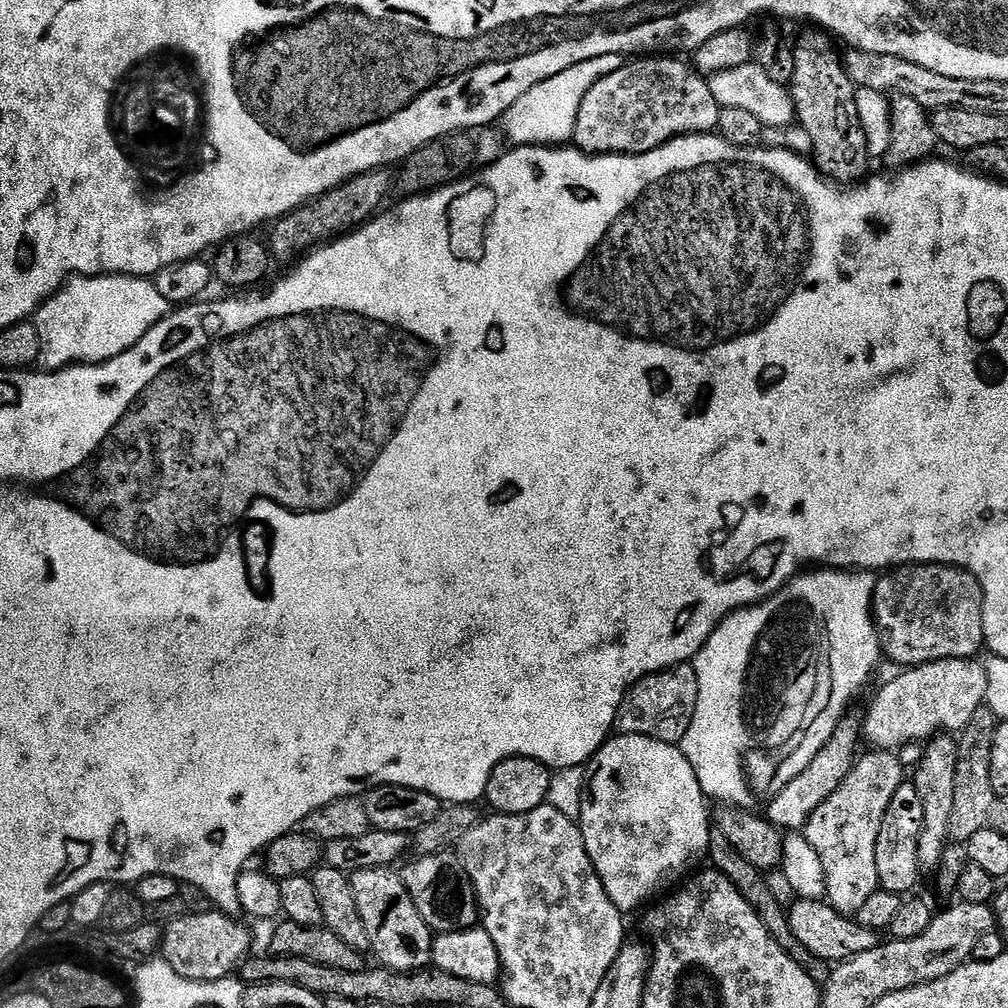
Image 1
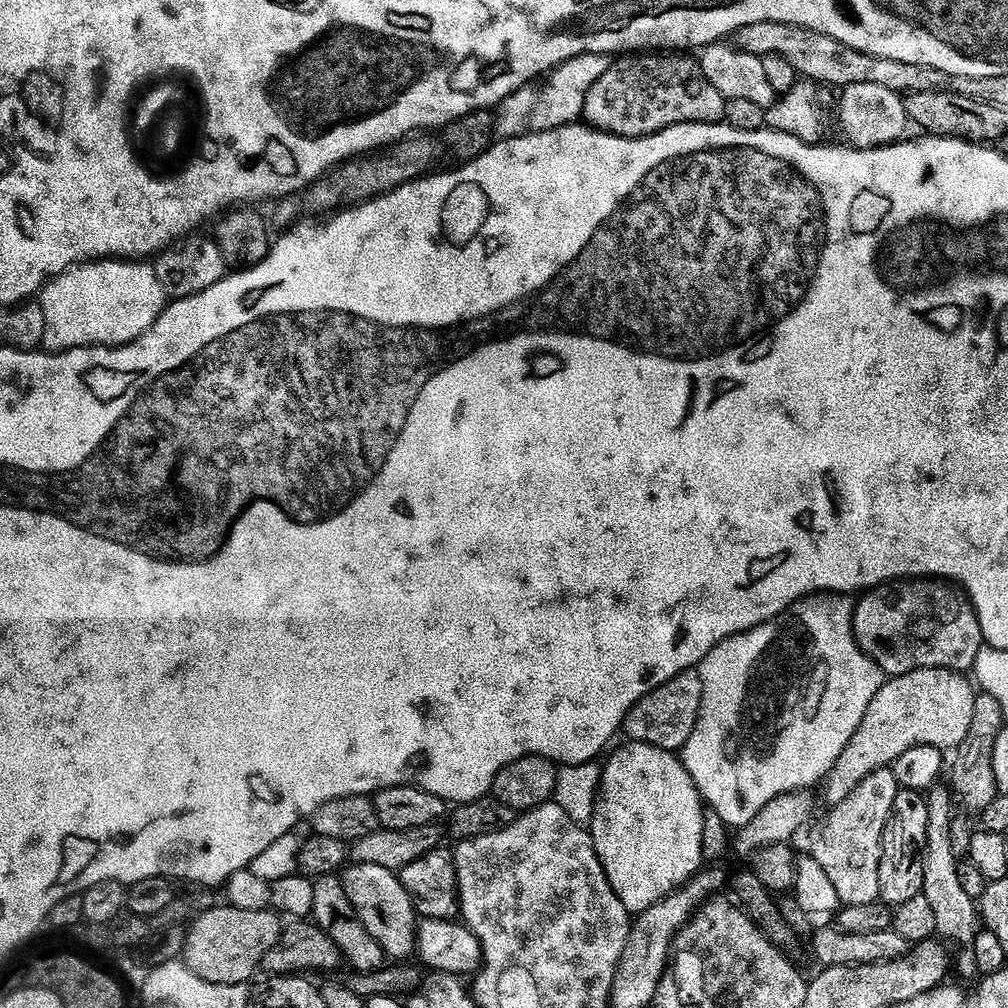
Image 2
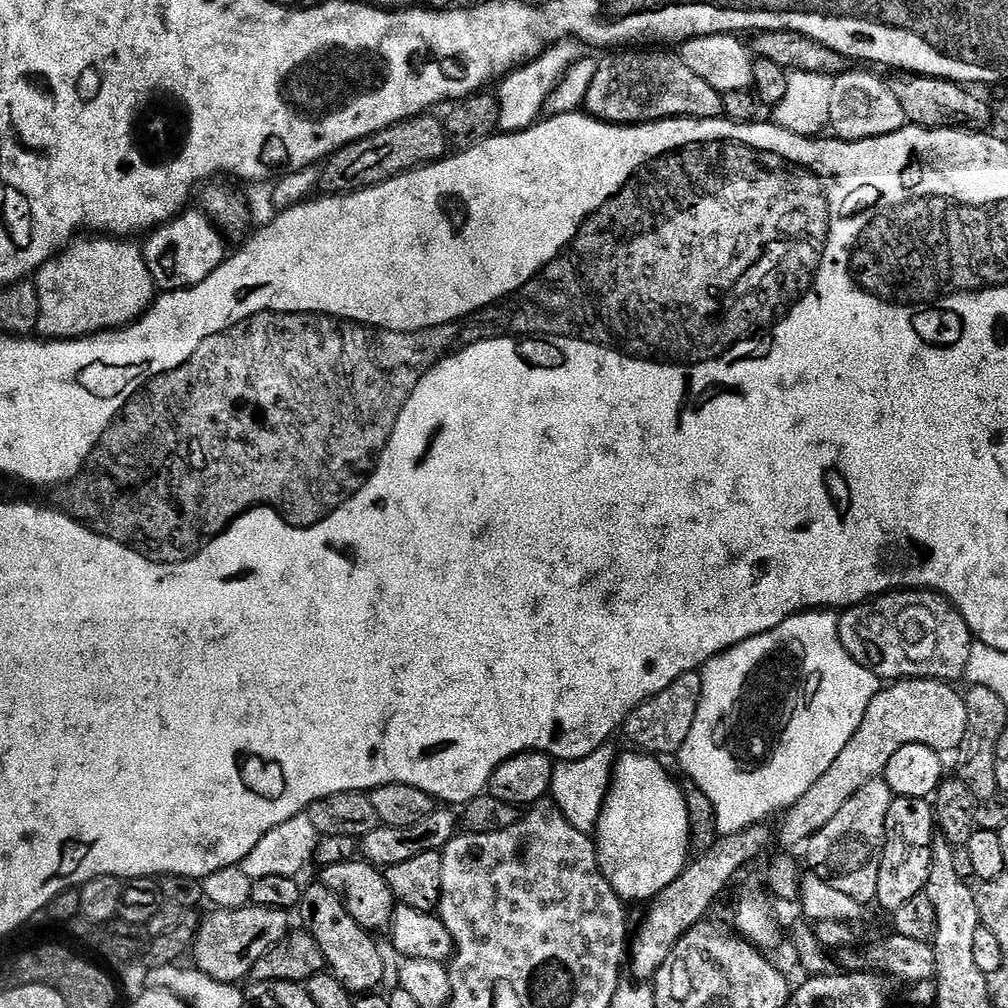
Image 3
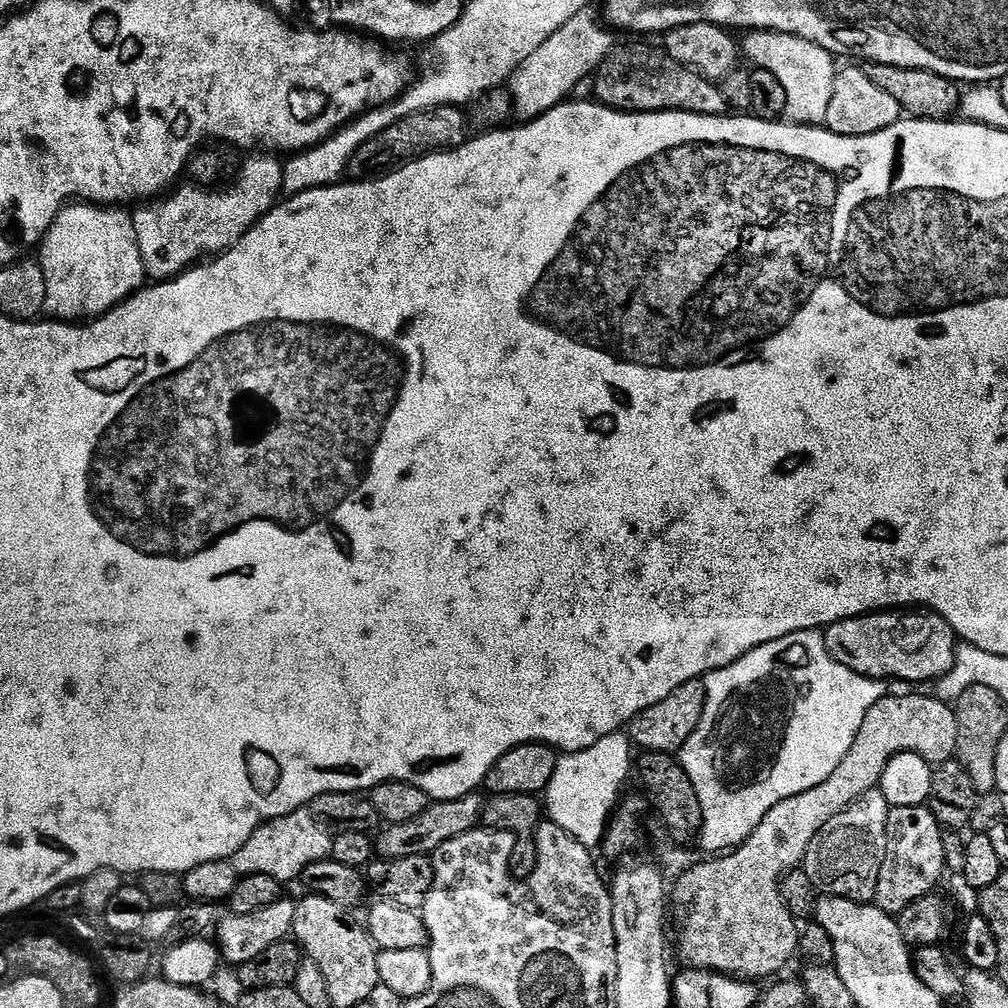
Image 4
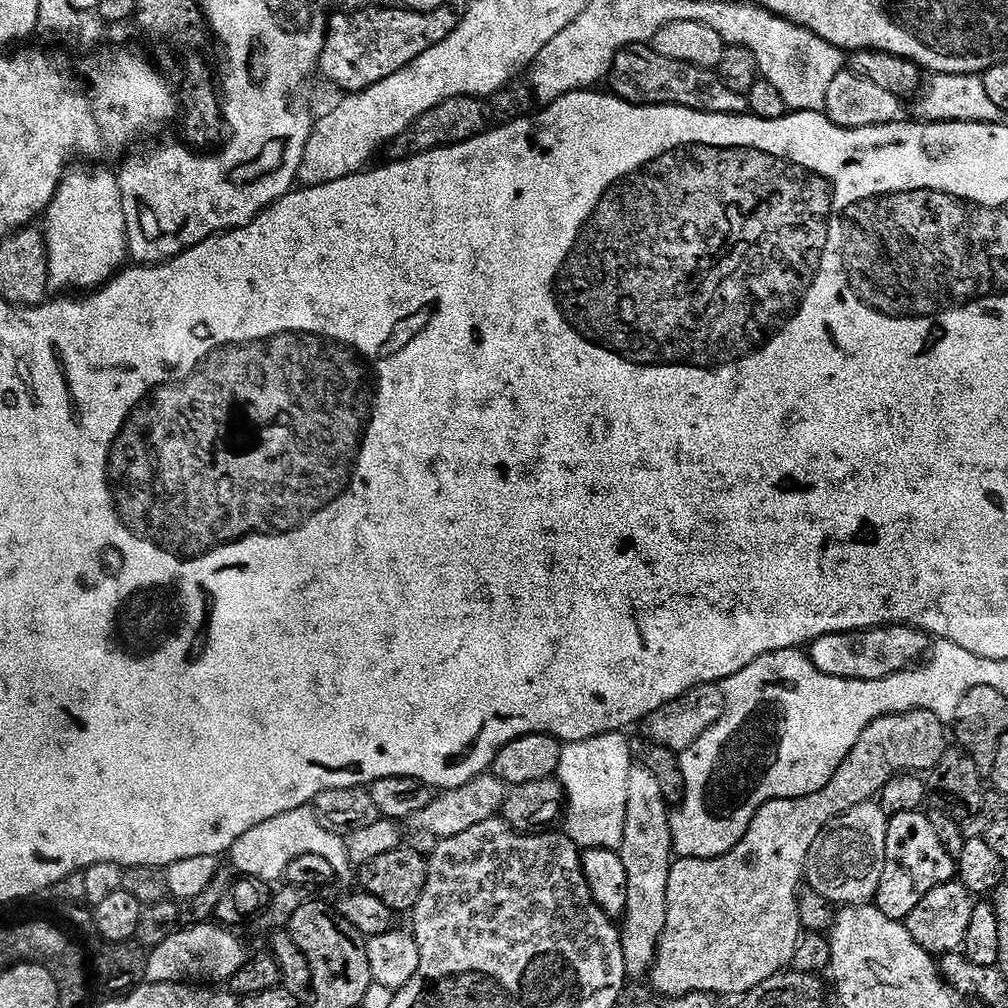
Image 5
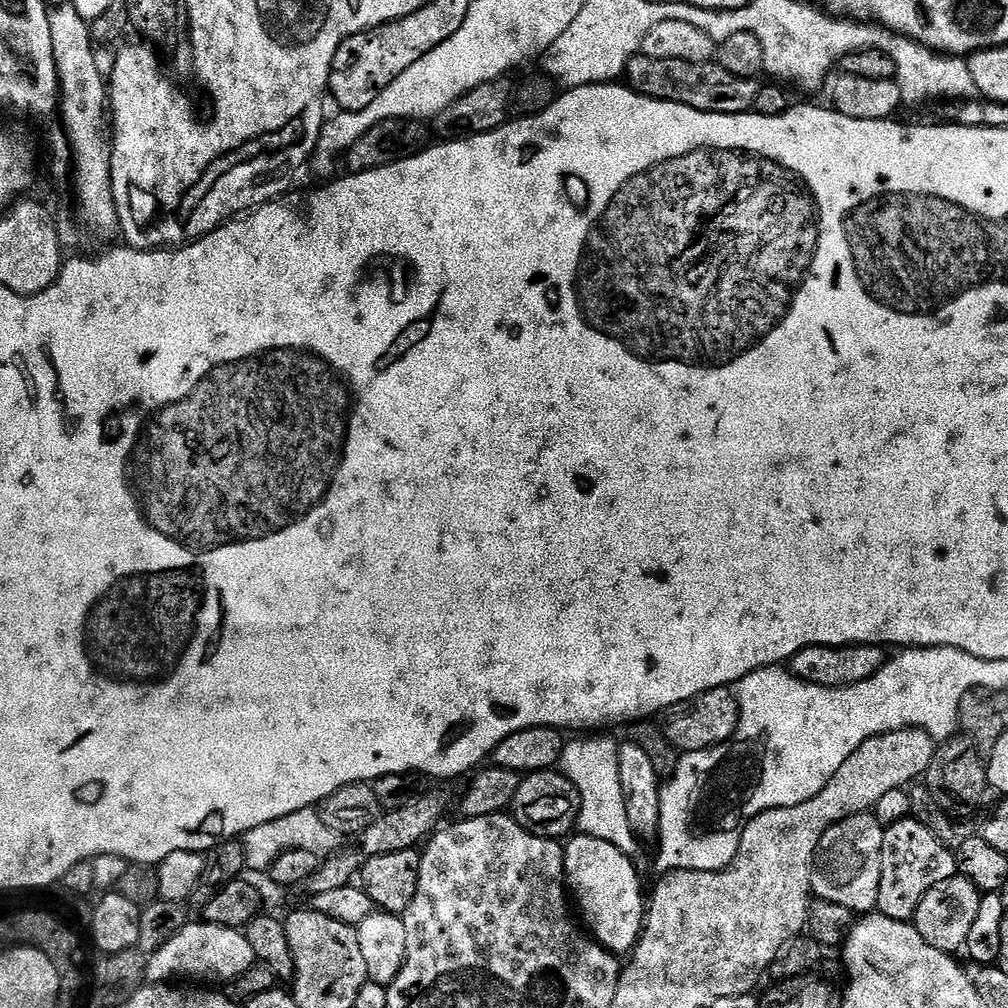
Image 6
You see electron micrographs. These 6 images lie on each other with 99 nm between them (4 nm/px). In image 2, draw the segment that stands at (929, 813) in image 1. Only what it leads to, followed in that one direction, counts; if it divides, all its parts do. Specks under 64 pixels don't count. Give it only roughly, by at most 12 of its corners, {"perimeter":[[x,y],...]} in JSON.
{"perimeter":[[927,790],[924,891],[937,933],[964,946],[982,917],[950,843],[954,793]]}

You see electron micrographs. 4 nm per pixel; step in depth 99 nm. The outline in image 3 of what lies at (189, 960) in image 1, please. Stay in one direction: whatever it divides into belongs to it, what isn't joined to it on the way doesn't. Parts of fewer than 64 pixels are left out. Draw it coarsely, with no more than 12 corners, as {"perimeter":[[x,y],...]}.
{"perimeter":[[218,908],[190,960],[223,984],[247,981],[290,931],[283,908]]}

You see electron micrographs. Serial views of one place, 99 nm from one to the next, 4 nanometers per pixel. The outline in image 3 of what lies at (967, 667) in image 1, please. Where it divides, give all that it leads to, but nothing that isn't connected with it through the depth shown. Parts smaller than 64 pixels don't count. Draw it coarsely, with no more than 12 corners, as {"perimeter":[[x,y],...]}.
{"perimeter":[[898,680],[783,813],[803,845],[911,743],[955,753],[966,702],[942,680]]}

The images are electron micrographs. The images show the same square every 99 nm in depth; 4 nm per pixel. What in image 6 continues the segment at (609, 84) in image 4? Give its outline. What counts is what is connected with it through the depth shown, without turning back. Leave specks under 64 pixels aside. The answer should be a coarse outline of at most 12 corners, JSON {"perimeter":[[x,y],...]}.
{"perimeter":[[630,58],[626,84],[699,112],[752,112],[761,81],[717,62]]}

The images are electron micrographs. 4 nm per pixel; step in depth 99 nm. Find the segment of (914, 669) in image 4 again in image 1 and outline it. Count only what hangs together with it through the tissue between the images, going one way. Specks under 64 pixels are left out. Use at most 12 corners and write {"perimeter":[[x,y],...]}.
{"perimeter":[[905,564],[876,581],[880,651],[904,668],[985,647],[976,577]]}

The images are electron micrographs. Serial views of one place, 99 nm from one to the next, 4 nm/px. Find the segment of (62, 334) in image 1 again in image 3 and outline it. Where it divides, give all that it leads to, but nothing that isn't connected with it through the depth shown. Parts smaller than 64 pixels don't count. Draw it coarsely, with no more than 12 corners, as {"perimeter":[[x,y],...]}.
{"perimeter":[[82,236],[37,270],[45,340],[140,319],[158,289],[139,243]]}

